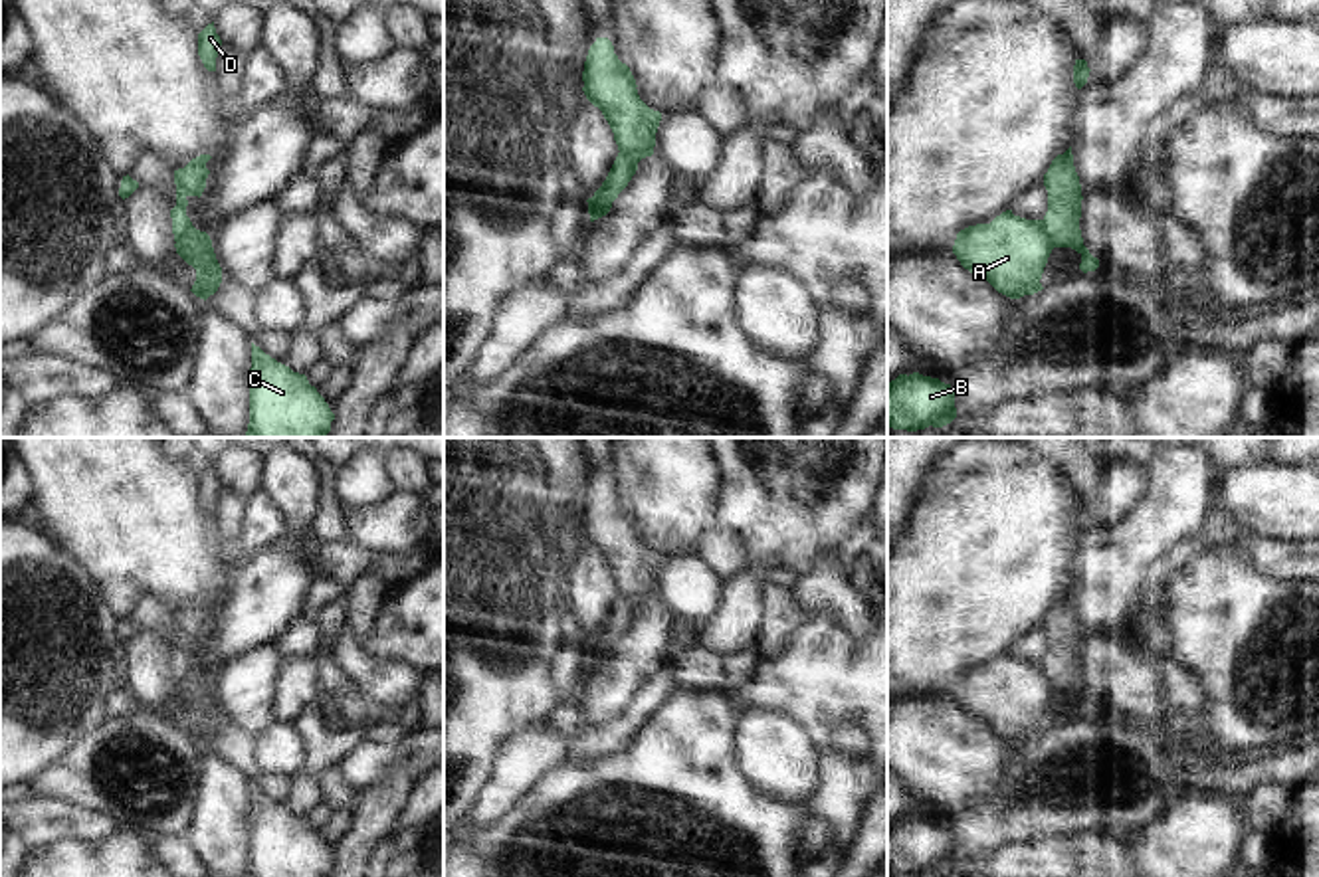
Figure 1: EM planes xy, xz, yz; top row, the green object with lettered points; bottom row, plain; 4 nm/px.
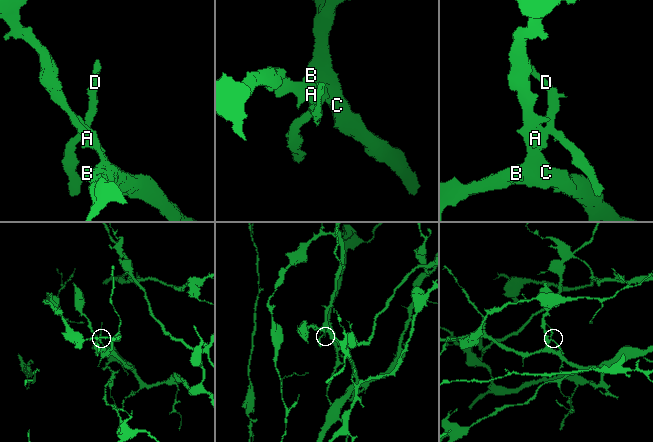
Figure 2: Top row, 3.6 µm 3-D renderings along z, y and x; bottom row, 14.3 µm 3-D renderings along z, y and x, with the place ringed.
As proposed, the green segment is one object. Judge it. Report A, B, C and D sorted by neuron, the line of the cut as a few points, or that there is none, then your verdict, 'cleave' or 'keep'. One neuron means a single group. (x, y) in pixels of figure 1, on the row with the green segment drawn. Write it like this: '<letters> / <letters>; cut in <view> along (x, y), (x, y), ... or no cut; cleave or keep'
A B C / D; cut in yz along (1040, 220), (1046, 242), (1052, 248); cleave

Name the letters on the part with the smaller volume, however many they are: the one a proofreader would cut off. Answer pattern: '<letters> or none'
D

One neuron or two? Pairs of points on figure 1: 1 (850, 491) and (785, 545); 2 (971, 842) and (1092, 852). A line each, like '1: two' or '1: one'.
1: one
2: two

